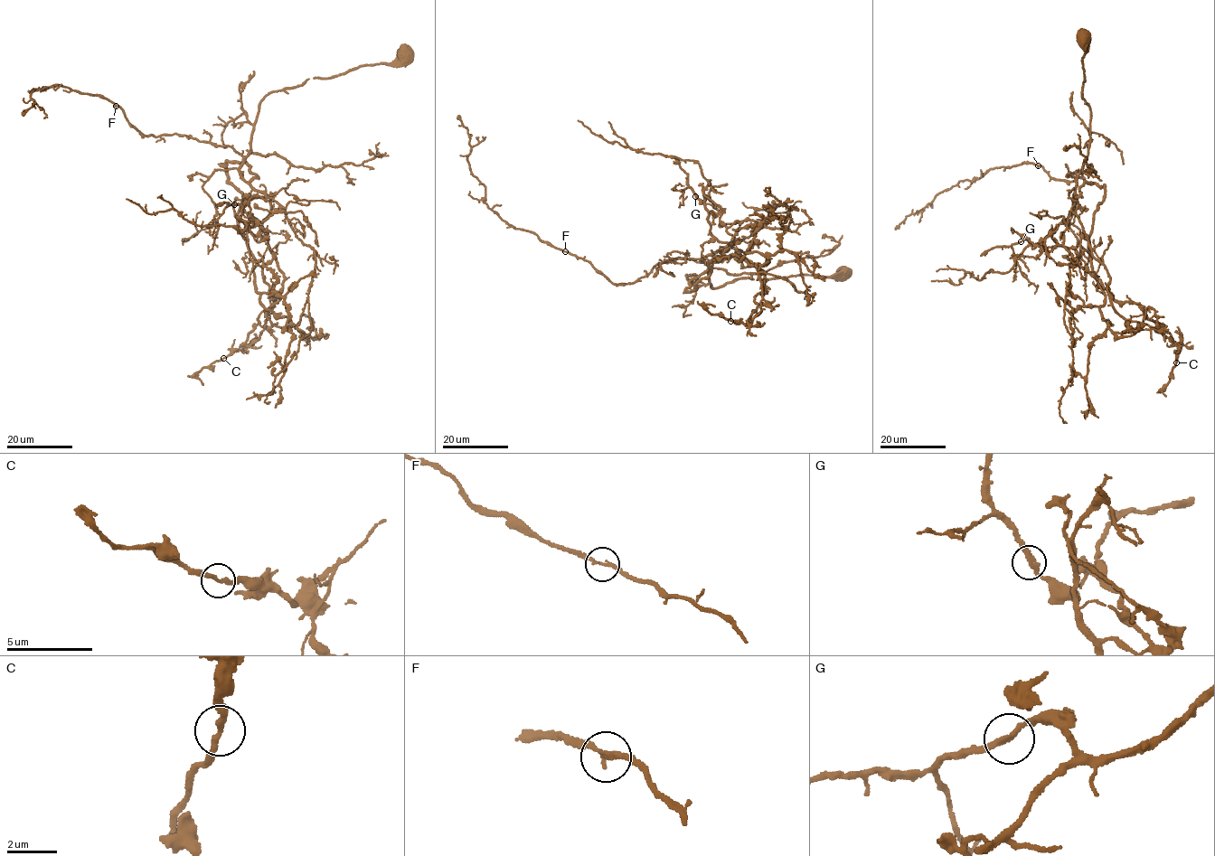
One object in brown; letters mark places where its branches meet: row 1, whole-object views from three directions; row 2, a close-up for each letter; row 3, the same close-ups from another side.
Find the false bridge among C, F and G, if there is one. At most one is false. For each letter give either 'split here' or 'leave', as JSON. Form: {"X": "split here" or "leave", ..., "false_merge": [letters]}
{"C": "leave", "F": "leave", "G": "leave", "false_merge": []}

